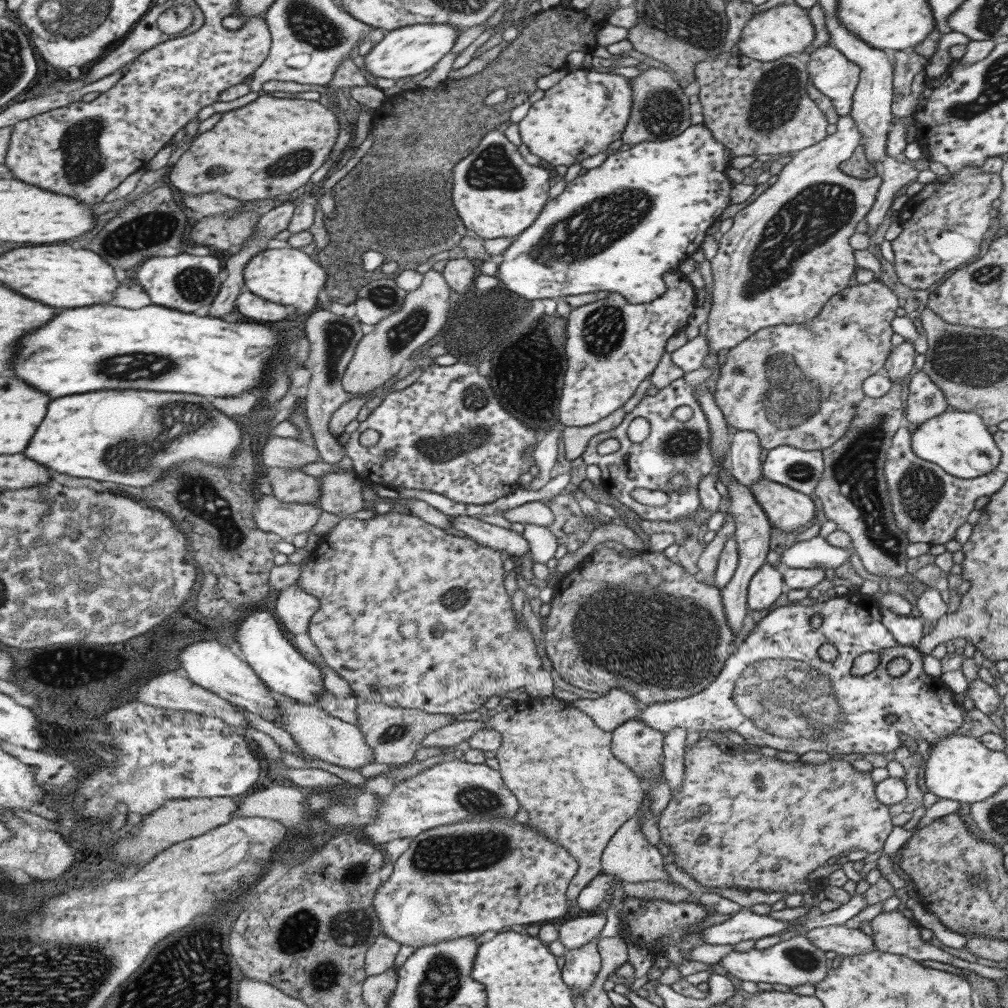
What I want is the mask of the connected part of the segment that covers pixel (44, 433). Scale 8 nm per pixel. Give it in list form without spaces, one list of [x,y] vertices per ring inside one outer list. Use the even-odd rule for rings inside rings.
[[[105,390],[51,400],[43,422],[23,454],[61,474],[145,488],[171,466],[189,460],[189,456],[203,464],[227,467],[239,445],[241,432],[237,424],[215,410],[203,396]],[[171,420],[175,436],[167,434]]]

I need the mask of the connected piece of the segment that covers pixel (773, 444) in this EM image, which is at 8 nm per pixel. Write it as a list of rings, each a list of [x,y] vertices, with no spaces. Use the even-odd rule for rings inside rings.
[[[873,280],[867,284],[856,284],[854,286],[845,287],[842,291],[831,296],[829,300],[821,307],[821,310],[811,319],[798,325],[778,324],[772,327],[760,328],[757,332],[750,334],[735,346],[732,346],[726,354],[725,361],[717,367],[718,377],[716,378],[715,391],[712,395],[715,406],[722,412],[724,421],[728,428],[736,431],[753,432],[758,439],[761,448],[769,451],[786,445],[793,448],[799,448],[803,451],[823,451],[825,448],[831,447],[835,440],[839,440],[843,436],[843,432],[847,432],[851,417],[855,412],[855,405],[864,397],[861,384],[867,376],[879,373],[883,368],[889,351],[892,349],[890,336],[894,332],[891,330],[890,322],[895,317],[895,308],[899,306],[897,296],[893,294],[888,287],[882,283]]]

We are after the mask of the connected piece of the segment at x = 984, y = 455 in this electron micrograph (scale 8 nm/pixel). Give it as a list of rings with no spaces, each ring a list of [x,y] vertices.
[[[943,411],[941,414],[926,420],[910,434],[910,448],[915,457],[939,466],[946,474],[959,479],[973,479],[984,476],[997,467],[1002,454],[1000,445],[993,442],[992,434],[979,415],[974,412]]]

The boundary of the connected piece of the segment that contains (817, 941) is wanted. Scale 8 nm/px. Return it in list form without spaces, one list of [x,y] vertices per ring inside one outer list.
[[[844,925],[811,929],[805,938],[824,953],[852,956],[873,951],[873,940],[868,931],[850,930]]]

